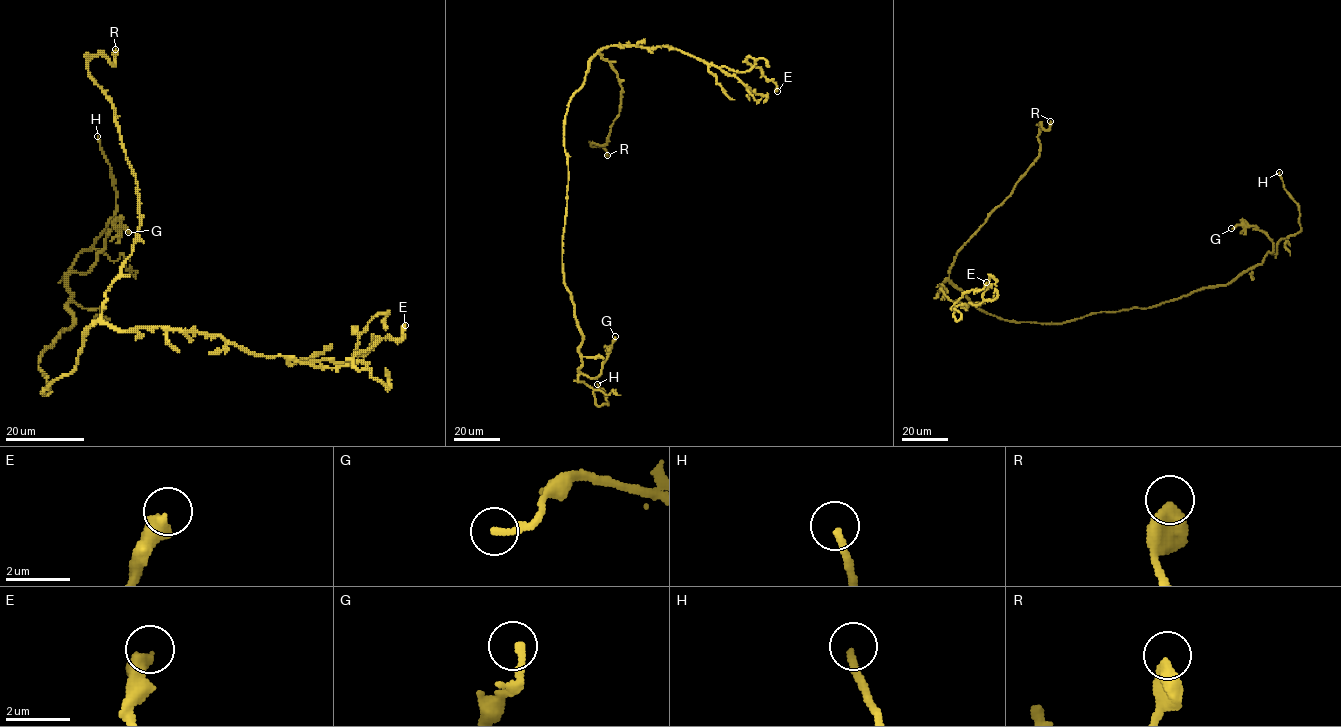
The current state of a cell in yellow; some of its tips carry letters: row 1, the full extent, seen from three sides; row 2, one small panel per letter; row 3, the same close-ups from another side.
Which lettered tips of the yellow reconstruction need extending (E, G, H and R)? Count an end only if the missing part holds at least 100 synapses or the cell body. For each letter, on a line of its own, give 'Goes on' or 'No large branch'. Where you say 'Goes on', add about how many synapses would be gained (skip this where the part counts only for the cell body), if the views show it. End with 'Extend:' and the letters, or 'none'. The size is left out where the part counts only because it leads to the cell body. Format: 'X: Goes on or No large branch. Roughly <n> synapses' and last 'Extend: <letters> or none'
E: No large branch
G: No large branch
H: Goes on
R: No large branch
Extend: H

